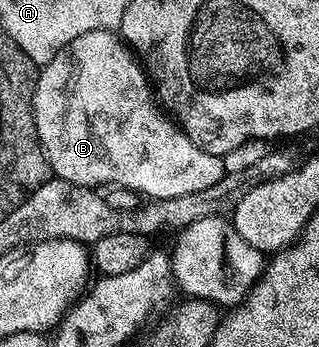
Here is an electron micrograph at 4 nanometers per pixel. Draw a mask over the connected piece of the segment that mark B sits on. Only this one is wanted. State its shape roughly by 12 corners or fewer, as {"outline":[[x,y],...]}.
{"outline":[[113,30],[40,69],[52,175],[166,200],[226,174]]}

